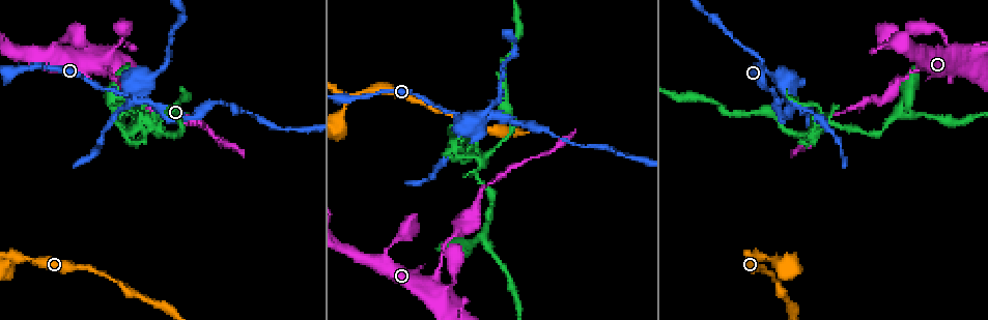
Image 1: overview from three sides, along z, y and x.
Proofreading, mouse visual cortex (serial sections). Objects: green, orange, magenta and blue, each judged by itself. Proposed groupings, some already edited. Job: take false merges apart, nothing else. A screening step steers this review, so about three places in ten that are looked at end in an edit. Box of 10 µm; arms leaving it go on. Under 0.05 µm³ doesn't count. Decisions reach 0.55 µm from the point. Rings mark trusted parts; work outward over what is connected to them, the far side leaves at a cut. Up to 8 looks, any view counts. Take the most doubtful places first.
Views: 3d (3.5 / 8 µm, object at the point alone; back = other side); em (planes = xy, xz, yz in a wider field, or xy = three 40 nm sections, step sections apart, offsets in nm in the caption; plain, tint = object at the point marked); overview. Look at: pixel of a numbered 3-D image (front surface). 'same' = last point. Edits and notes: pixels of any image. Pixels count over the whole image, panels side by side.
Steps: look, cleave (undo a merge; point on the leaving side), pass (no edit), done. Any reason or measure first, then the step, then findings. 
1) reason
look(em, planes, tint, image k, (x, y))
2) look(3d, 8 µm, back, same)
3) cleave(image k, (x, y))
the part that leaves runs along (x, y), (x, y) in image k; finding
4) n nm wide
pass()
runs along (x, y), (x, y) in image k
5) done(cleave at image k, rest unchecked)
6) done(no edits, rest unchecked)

looks like a crossing
look(3d, 3.5 µm, image 1, (144, 90))

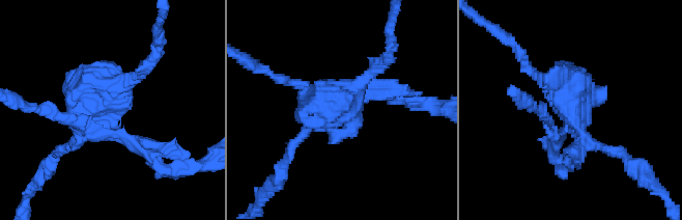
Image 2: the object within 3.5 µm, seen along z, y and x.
need the tissue
look(em, planes, tint, image 2, (107, 113))

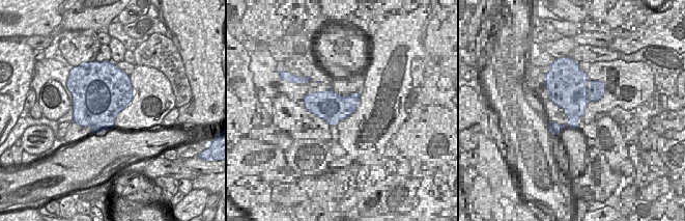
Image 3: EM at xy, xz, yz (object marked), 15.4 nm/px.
cleave(image 2, (587, 119))
the part that leaves runs along (564, 129), (572, 100), (527, 64) in image 2; two cells meet here

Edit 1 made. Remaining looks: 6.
a narrow waist
look(3d, 3.5 µm, image 1, (441, 249))

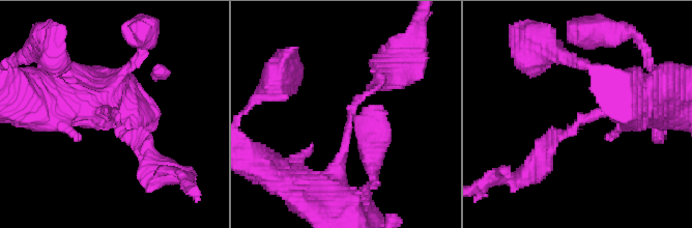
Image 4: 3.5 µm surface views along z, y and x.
arms of 200, 200 nm
look(em, planes, plain, image 4, (579, 122))

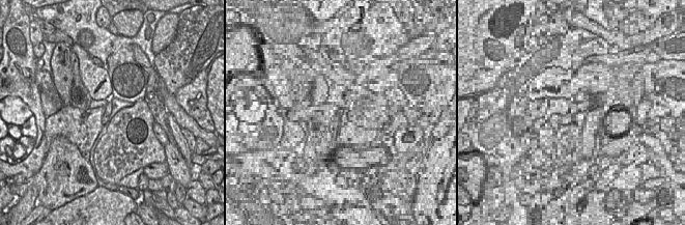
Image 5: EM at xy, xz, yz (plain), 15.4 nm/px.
with the object marked
look(em, planes, tint, same)

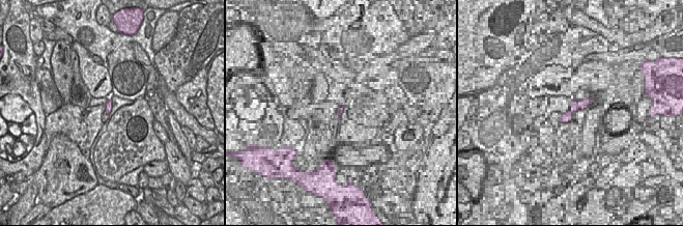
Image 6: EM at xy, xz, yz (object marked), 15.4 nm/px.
cleave(image 4, (376, 87))
two cells meet here

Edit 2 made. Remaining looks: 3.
done(cleave at image 2, cleave at image 4, rest unchecked)

